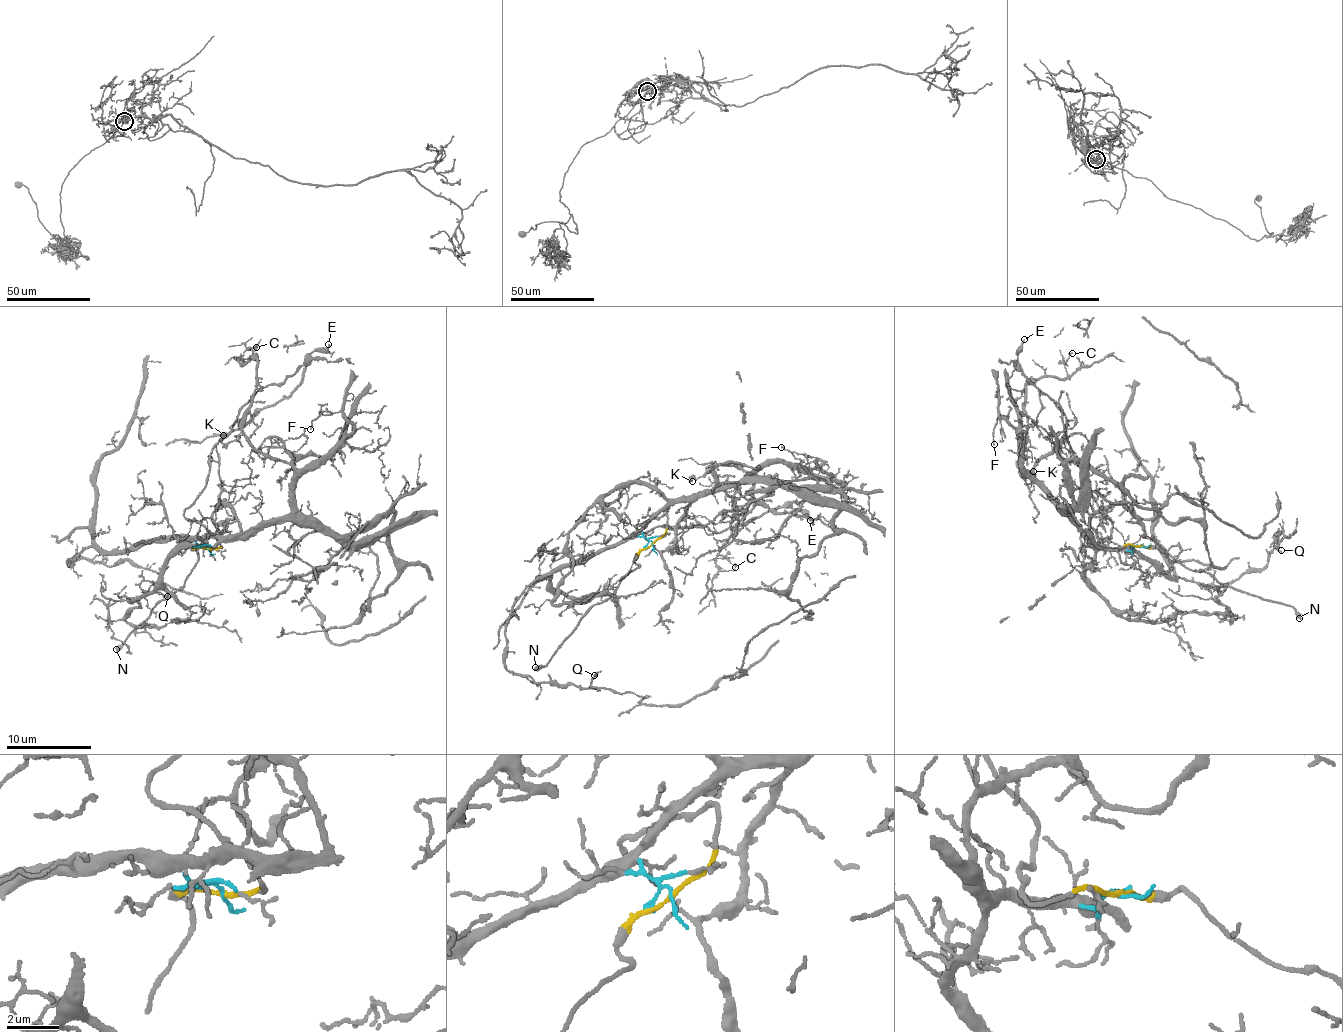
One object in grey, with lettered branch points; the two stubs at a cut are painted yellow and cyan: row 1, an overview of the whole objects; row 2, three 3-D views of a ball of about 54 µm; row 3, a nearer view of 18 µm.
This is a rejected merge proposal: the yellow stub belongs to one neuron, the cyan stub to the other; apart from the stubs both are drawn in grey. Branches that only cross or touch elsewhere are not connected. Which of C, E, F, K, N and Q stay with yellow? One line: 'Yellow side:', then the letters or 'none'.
Yellow side: E, N

